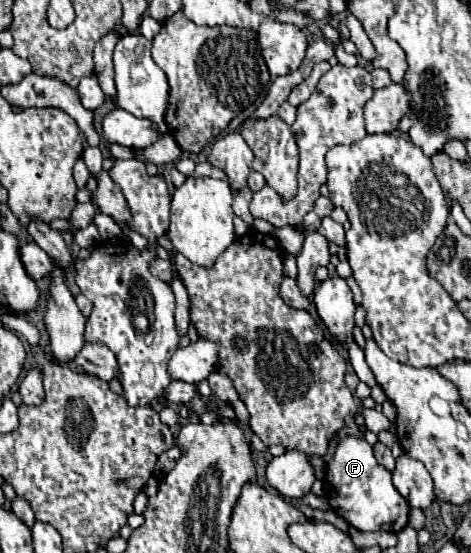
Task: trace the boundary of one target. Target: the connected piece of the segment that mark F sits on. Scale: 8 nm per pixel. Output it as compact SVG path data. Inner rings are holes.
M348 435L340 439L332 455L332 461L328 461L326 465L326 475L322 483L324 483L324 497L330 509L358 531L398 533L408 523L408 511L410 511L408 503L394 489L392 473L376 461L374 451L364 437Z

